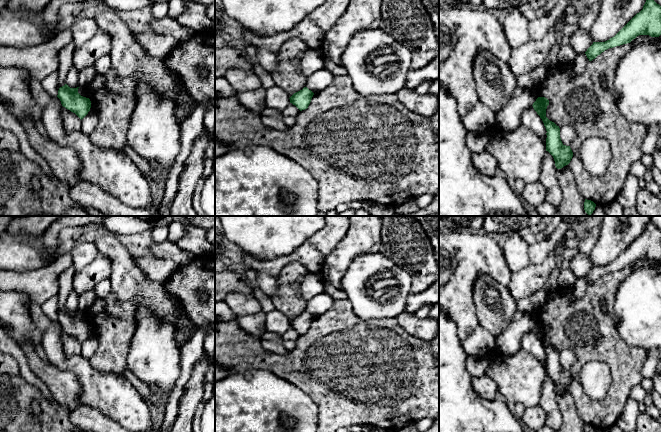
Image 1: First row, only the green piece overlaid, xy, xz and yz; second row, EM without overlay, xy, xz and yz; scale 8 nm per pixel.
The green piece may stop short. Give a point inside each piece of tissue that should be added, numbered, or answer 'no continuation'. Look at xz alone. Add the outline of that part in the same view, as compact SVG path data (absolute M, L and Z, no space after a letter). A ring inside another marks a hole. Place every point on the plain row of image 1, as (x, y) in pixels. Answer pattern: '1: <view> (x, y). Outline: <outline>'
no continuation

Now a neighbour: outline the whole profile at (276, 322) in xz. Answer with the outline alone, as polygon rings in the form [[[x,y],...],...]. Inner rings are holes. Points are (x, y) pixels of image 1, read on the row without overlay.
[[[277,309],[266,313],[265,328],[268,332],[273,332],[282,336],[290,327],[286,316]]]

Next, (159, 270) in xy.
[[[156,257],[134,258],[136,266],[152,281],[162,284],[176,271],[177,266],[171,259]]]

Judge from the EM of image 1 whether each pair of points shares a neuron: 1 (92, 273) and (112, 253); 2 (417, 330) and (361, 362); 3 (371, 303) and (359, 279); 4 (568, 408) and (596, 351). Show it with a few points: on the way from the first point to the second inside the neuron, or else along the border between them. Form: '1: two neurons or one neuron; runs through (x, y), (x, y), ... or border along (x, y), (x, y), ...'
1: two neurons; border along (100, 252), (110, 260), (110, 278)
2: two neurons; border along (398, 325), (410, 334), (428, 342)
3: one neuron; runs through (365, 298), (359, 289), (359, 285)
4: two neurons; border along (568, 388), (577, 414), (583, 420)

